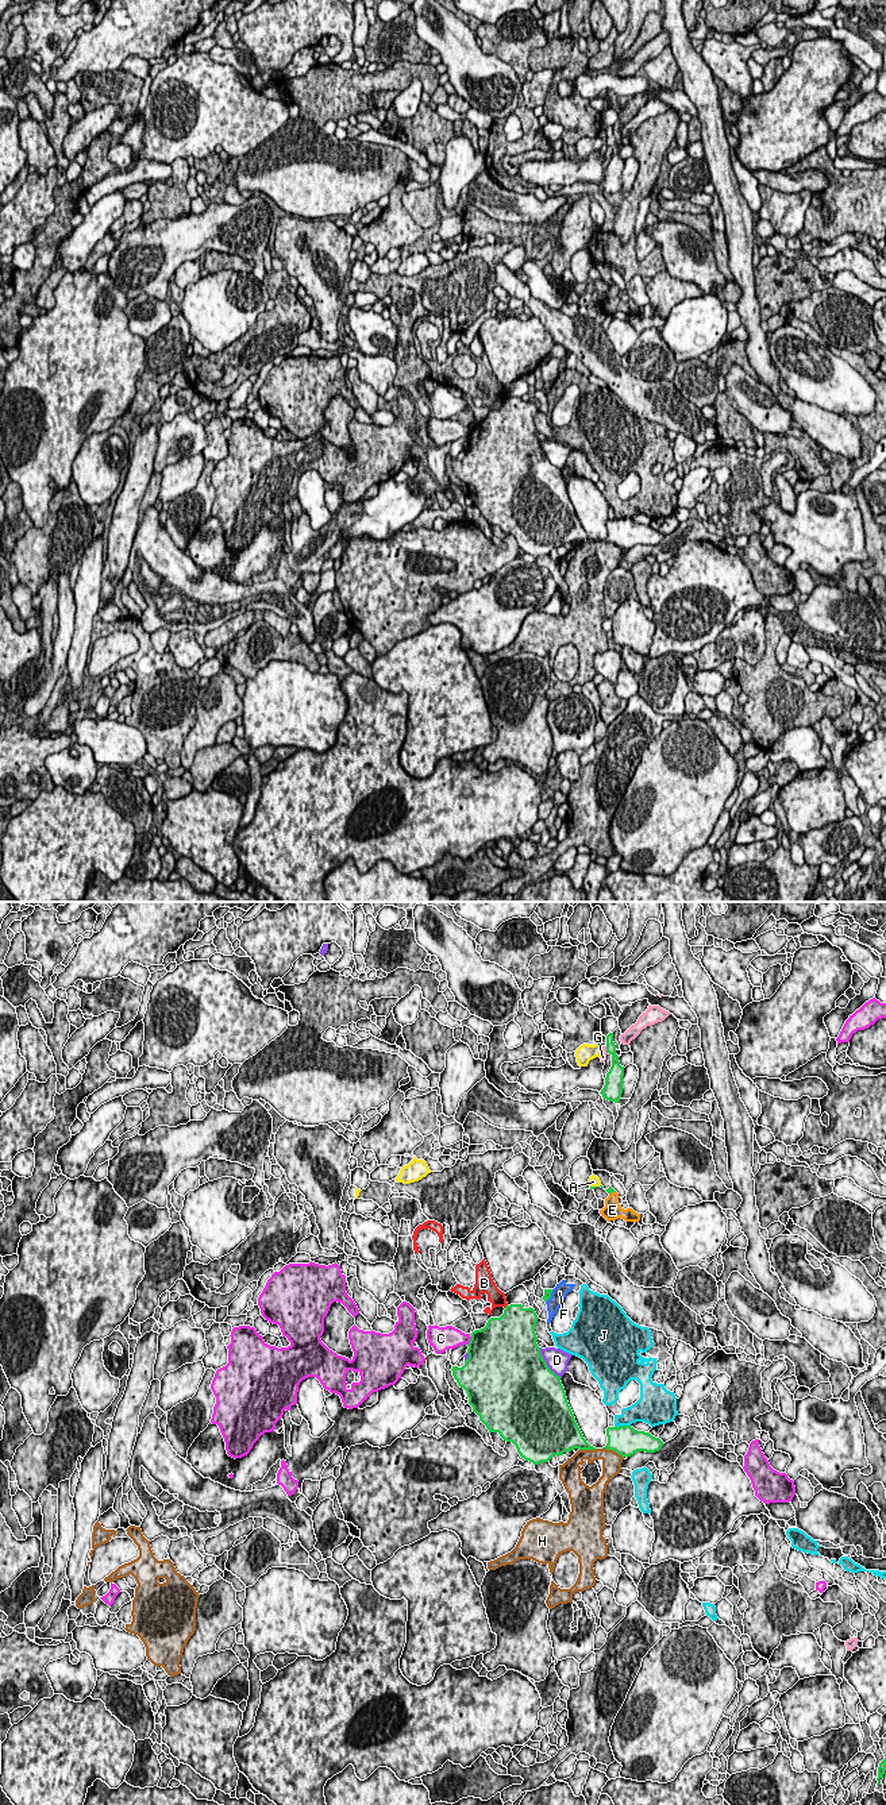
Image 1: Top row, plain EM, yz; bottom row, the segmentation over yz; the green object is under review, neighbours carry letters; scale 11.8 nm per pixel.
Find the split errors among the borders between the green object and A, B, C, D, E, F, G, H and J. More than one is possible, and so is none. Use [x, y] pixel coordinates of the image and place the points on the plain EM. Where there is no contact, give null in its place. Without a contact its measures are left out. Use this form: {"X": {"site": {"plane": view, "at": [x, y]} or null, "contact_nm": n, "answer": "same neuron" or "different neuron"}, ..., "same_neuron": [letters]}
{"A": {"site": {"plane": "yz", "at": [593, 280]}, "contact_nm": 70, "answer": "different neuron"}, "B": {"site": null, "answer": "different neuron"}, "C": {"site": {"plane": "yz", "at": [470, 434]}, "contact_nm": 120, "answer": "different neuron"}, "D": {"site": {"plane": "yz", "at": [546, 456]}, "contact_nm": 460, "answer": "different neuron"}, "E": {"site": {"plane": "yz", "at": [612, 284]}, "contact_nm": 90, "answer": "different neuron"}, "F": {"site": {"plane": "yz", "at": [550, 389]}, "contact_nm": 180, "answer": "different neuron"}, "G": {"site": {"plane": "yz", "at": [607, 143]}, "contact_nm": 100, "answer": "different neuron"}, "H": {"site": {"plane": "yz", "at": [613, 543]}, "contact_nm": 280, "answer": "different neuron"}, "J": {"site": {"plane": "yz", "at": [621, 519]}, "contact_nm": 190, "answer": "different neuron"}, "same_neuron": []}

